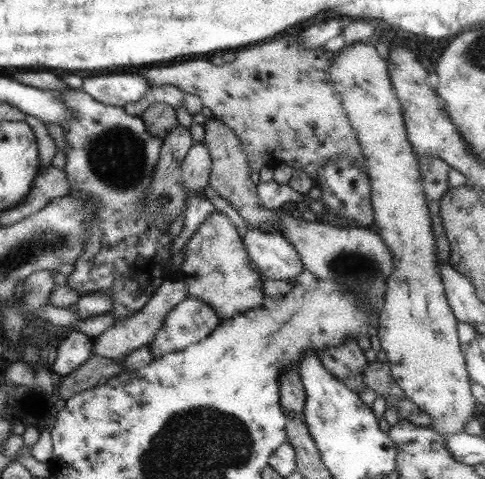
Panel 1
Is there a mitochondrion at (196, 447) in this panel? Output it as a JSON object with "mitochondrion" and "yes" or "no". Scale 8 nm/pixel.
{"mitochondrion":"yes"}

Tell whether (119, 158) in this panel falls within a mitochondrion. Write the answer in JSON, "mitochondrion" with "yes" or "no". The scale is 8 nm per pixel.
{"mitochondrion":"yes"}

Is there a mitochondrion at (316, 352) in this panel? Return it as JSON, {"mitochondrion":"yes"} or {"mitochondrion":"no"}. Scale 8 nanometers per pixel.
{"mitochondrion":"no"}

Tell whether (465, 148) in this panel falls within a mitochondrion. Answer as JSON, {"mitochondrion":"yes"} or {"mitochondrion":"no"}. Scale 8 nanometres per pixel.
{"mitochondrion":"no"}

